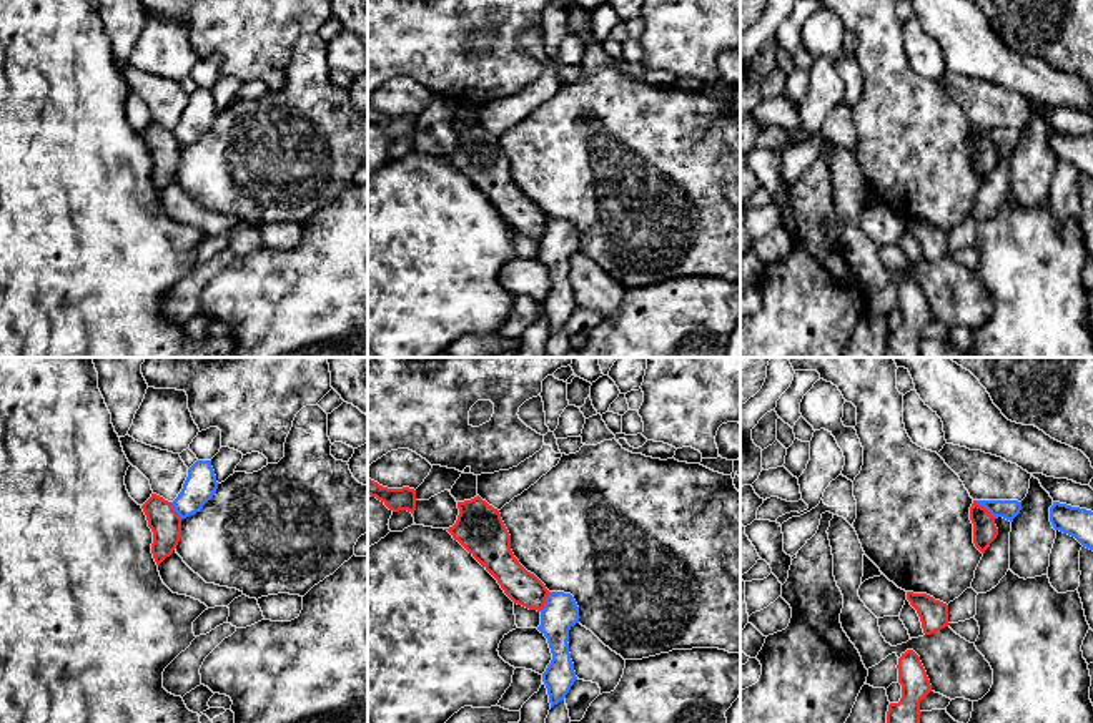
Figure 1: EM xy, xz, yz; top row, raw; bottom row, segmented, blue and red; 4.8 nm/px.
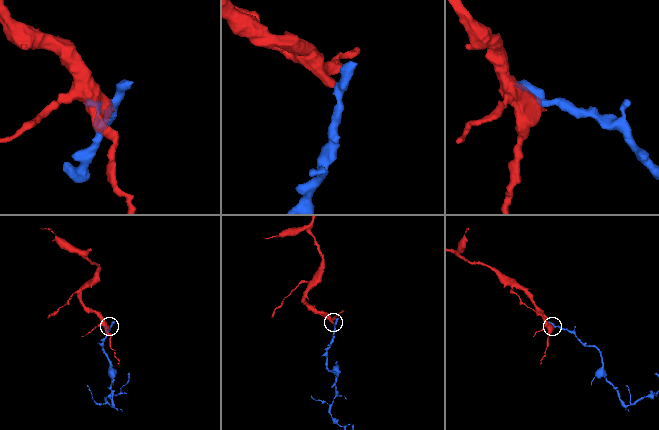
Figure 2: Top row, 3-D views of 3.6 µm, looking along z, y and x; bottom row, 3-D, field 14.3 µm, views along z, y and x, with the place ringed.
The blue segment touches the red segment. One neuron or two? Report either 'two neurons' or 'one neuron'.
two neurons

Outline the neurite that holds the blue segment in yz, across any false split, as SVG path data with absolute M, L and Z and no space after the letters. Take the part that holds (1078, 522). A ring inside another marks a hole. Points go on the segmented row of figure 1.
M1053 502L1050 522L1055 530L1075 537L1083 547L1093 550L1093 512Z

